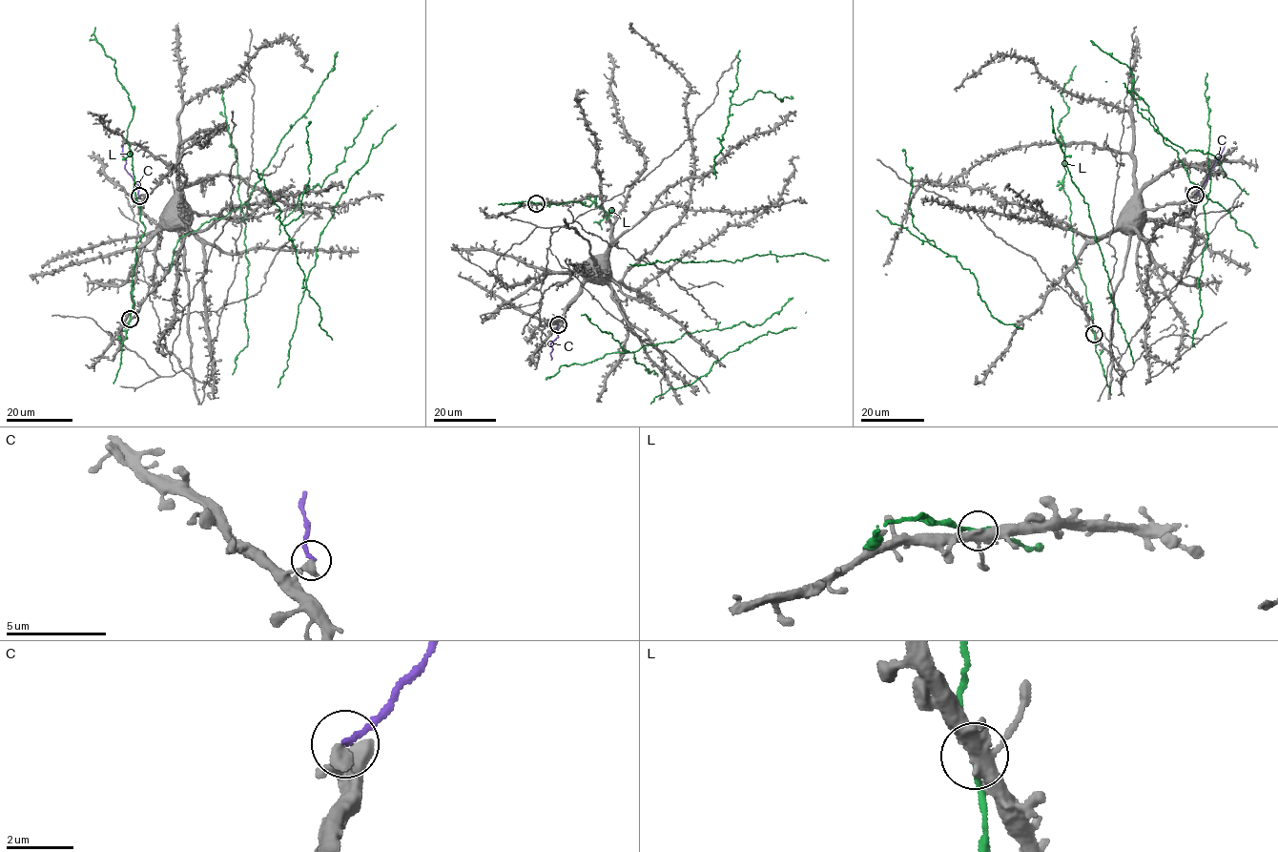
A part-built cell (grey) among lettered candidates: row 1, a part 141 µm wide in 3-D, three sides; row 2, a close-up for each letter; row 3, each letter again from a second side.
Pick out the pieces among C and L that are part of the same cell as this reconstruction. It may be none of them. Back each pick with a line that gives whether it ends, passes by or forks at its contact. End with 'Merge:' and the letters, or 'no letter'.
Merge: no letter

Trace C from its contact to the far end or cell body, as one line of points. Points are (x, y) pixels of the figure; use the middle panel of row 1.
C: (558, 324), (557, 338), (551, 342), (551, 360)

